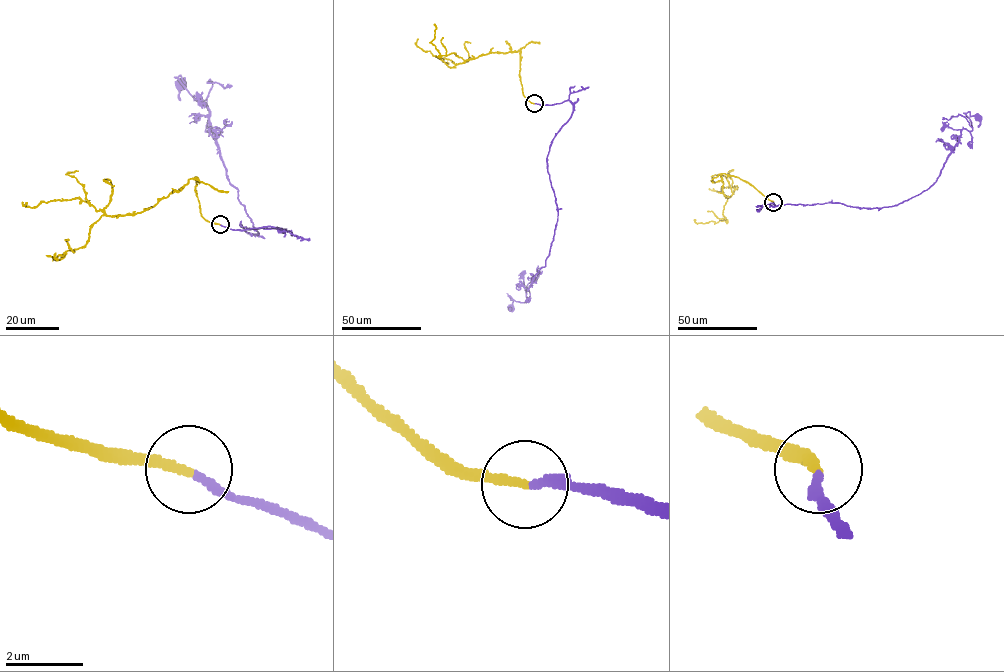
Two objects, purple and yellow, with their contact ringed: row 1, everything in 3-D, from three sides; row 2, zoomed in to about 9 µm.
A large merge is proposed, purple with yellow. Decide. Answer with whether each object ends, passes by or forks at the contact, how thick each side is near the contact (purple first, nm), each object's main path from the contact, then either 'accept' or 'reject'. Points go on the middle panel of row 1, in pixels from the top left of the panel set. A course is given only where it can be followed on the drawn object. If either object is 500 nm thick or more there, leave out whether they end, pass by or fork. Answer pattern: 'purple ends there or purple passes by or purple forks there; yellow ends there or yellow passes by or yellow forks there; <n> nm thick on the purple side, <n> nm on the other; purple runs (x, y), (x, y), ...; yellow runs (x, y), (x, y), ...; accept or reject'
purple ends there; yellow ends there; 200 nm thick on the purple side, 240 nm on the other; purple runs (535, 103), (568, 100), (572, 114), (547, 157), (558, 213), (549, 254), (526, 301), (509, 296), (511, 307); yellow runs (534, 103), (523, 93), (519, 52), (489, 53), (463, 60), (454, 53), (441, 55), (431, 42), (435, 24); accept

